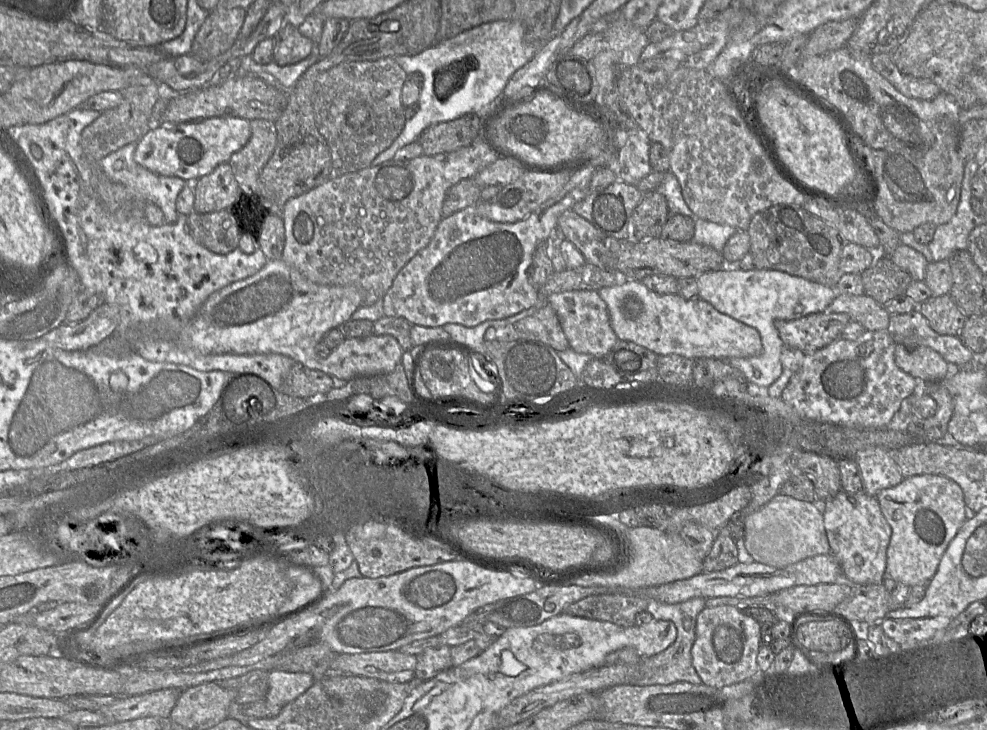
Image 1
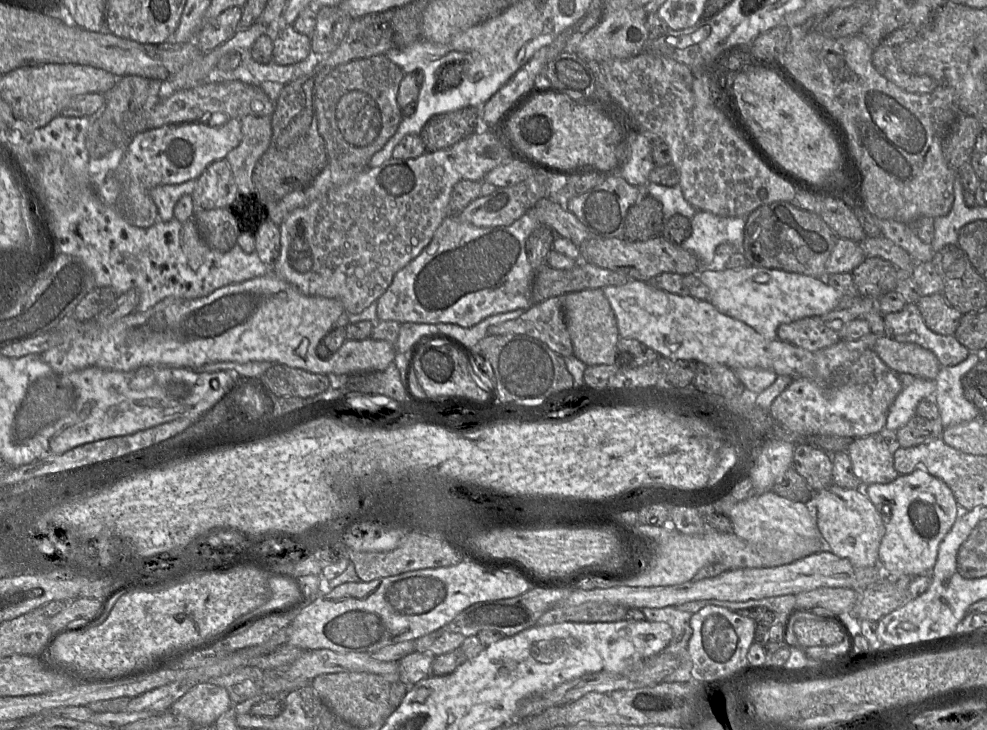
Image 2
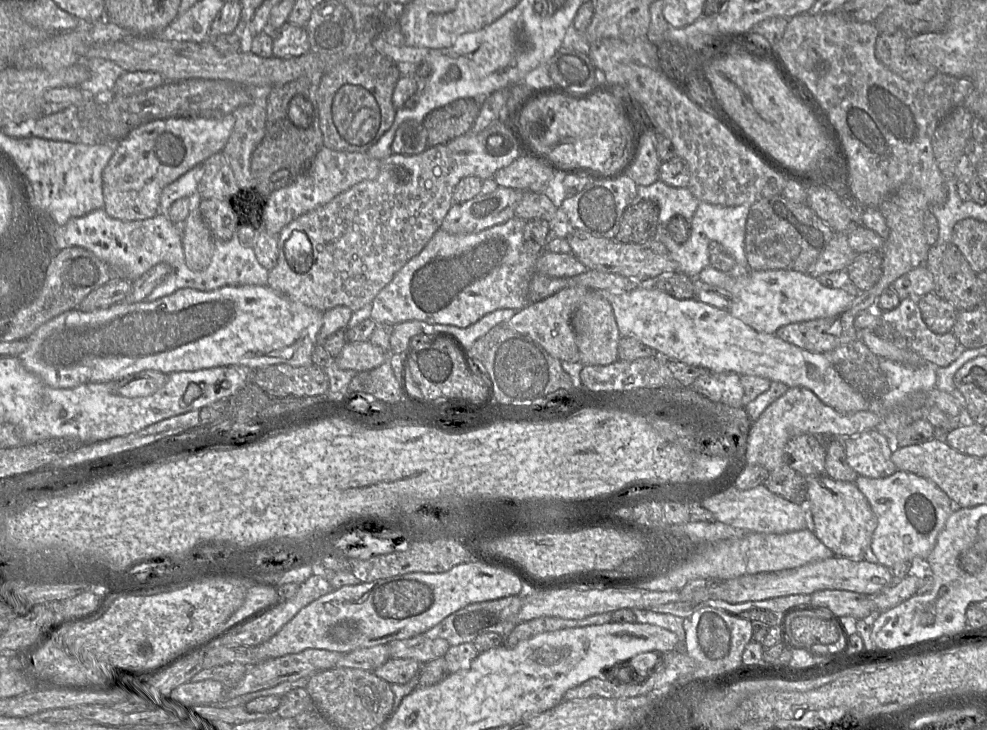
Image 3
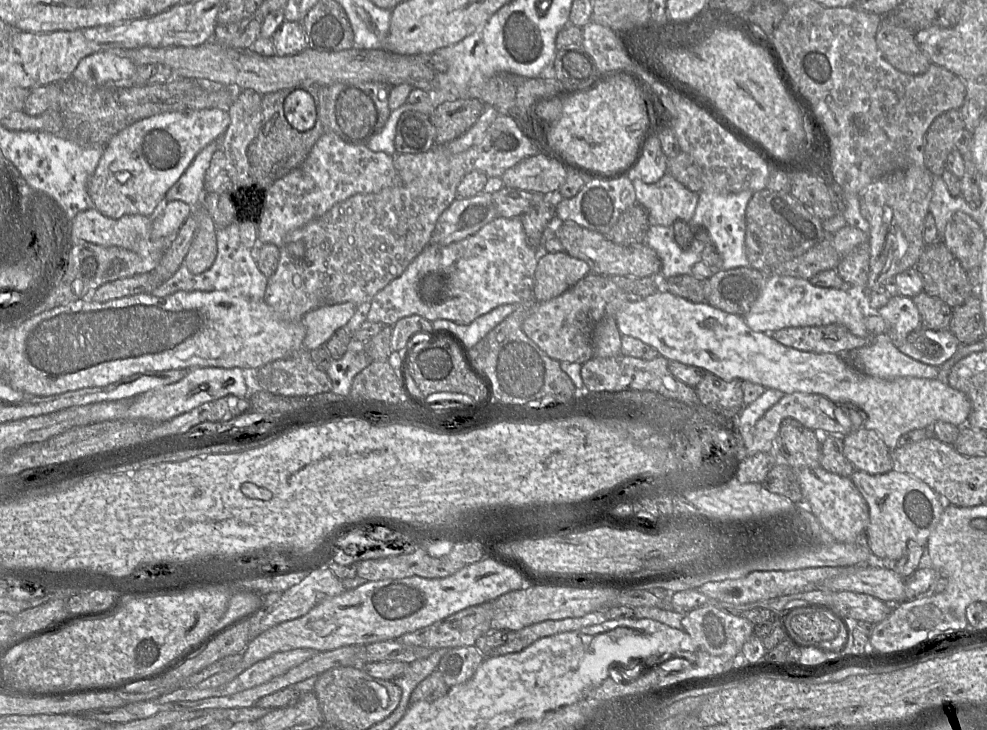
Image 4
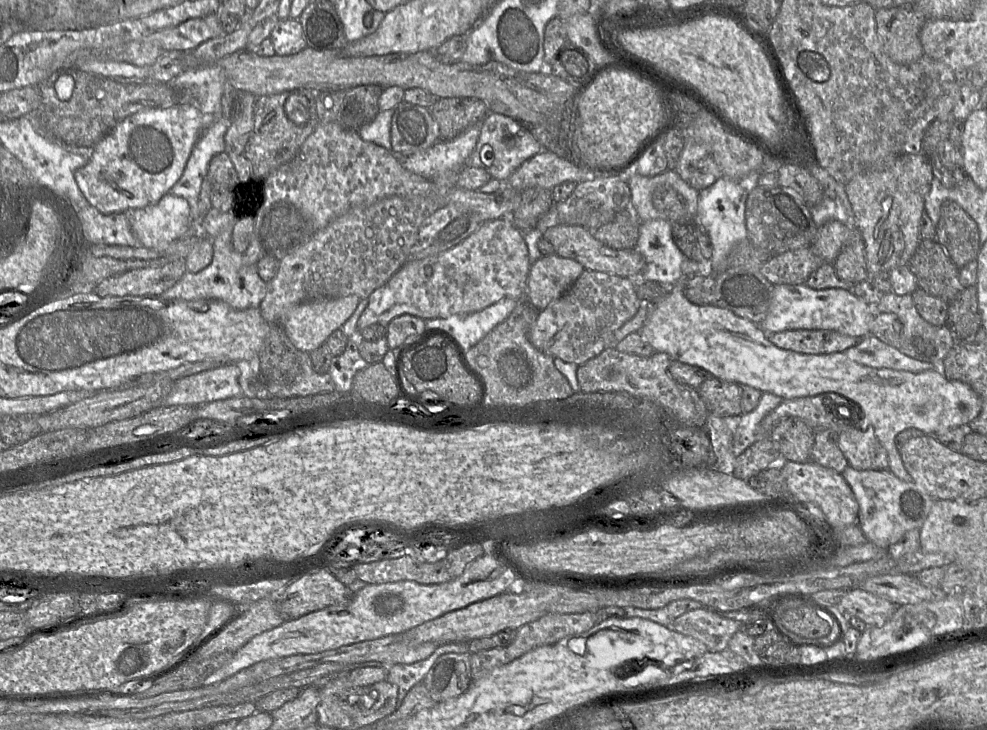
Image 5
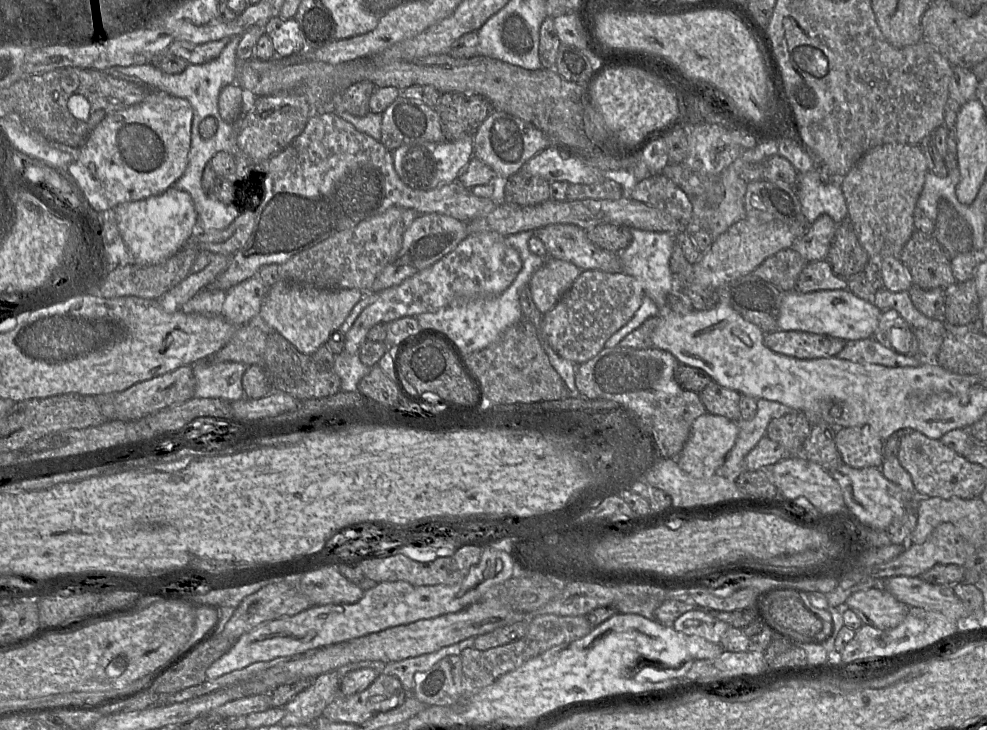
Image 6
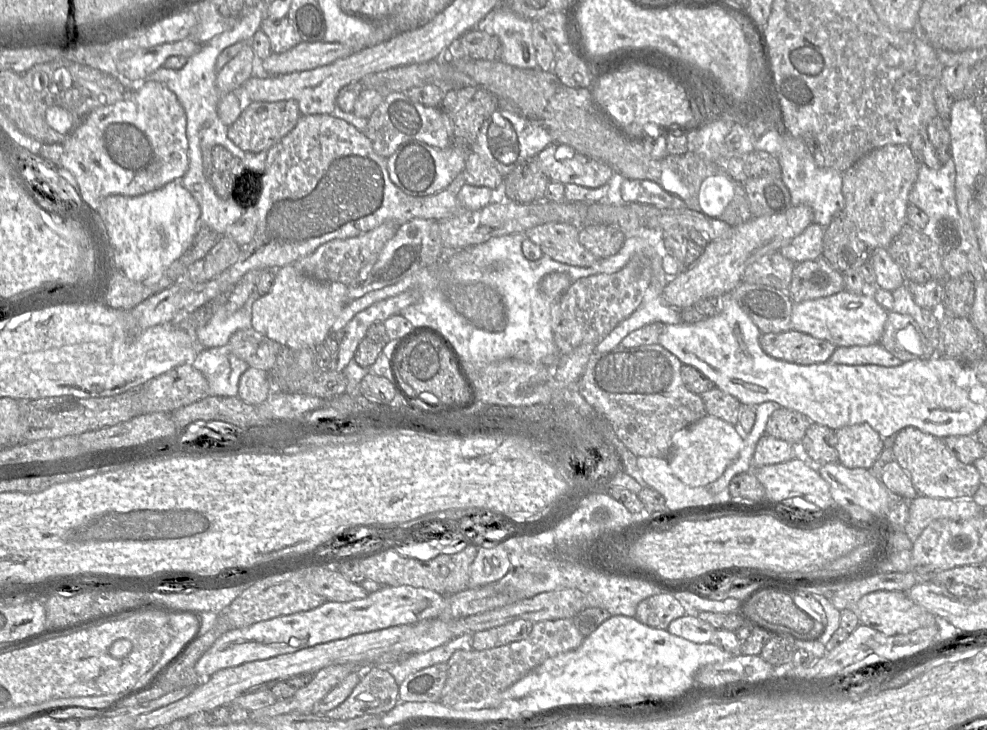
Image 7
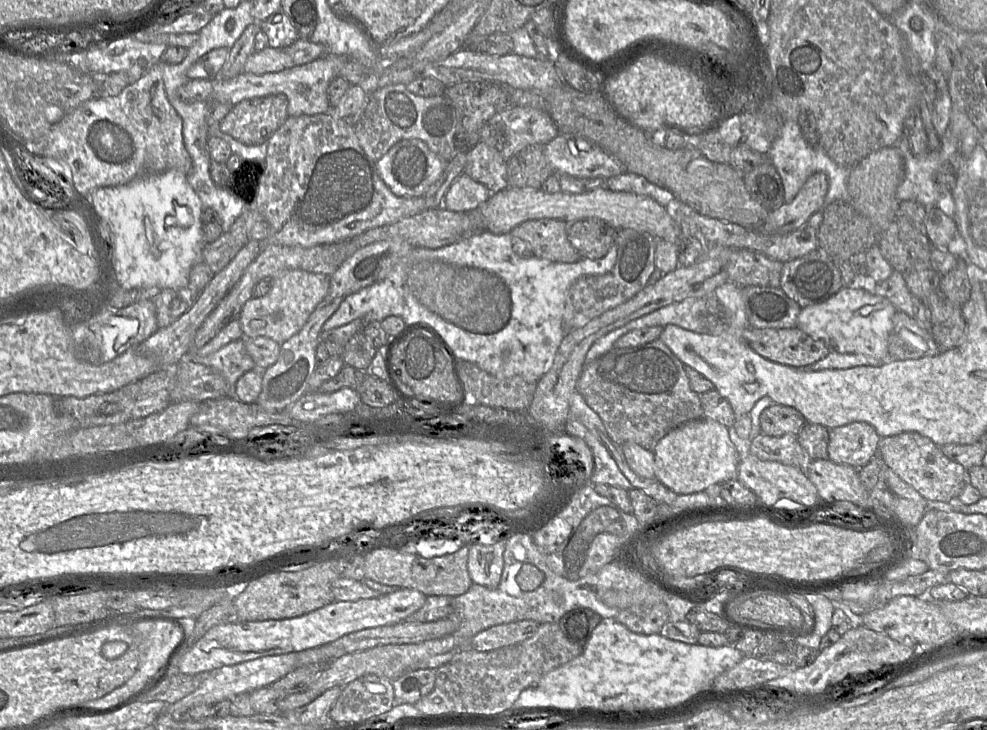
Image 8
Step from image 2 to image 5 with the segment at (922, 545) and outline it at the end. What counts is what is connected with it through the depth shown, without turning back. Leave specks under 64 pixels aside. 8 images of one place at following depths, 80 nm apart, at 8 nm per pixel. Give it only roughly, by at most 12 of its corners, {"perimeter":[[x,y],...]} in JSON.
{"perimeter":[[888,469],[841,474],[857,524],[887,551],[935,500]]}

